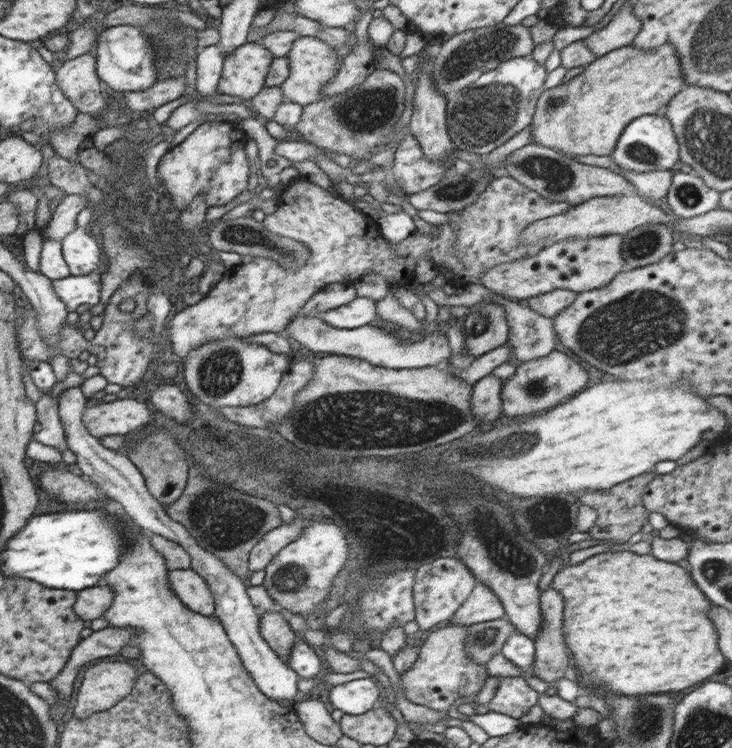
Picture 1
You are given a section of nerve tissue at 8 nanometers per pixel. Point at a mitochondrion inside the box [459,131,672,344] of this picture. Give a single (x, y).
(555, 175)

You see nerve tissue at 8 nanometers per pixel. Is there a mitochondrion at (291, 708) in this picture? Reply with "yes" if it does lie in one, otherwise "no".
no

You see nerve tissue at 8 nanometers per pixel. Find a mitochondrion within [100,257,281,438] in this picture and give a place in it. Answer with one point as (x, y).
(220, 370)

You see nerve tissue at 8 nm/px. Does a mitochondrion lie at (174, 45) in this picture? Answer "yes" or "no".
yes

